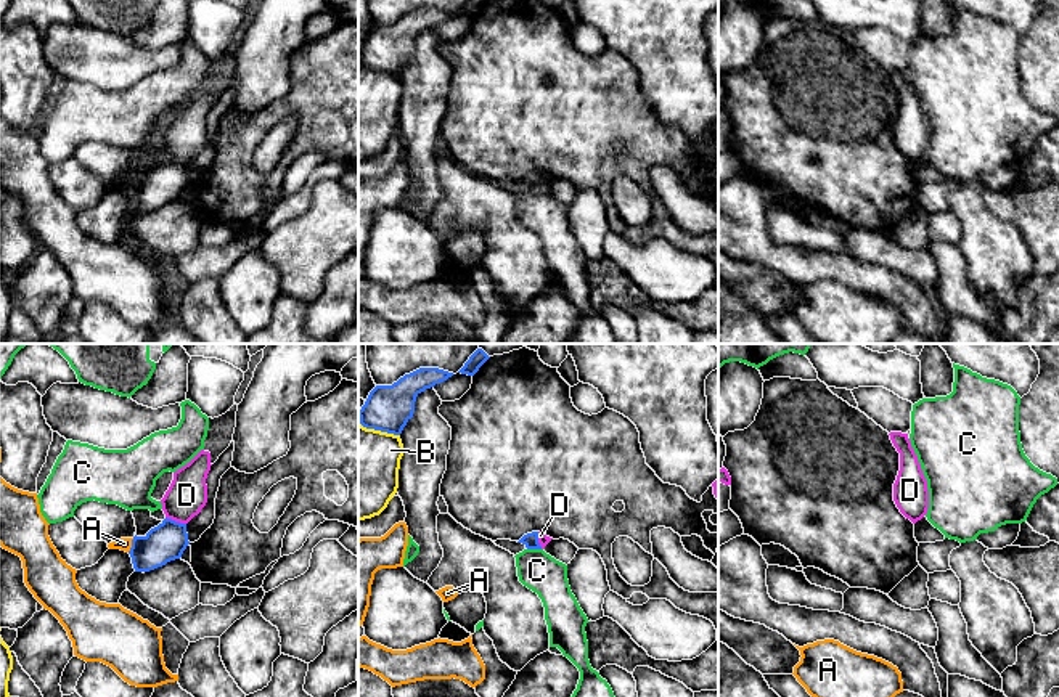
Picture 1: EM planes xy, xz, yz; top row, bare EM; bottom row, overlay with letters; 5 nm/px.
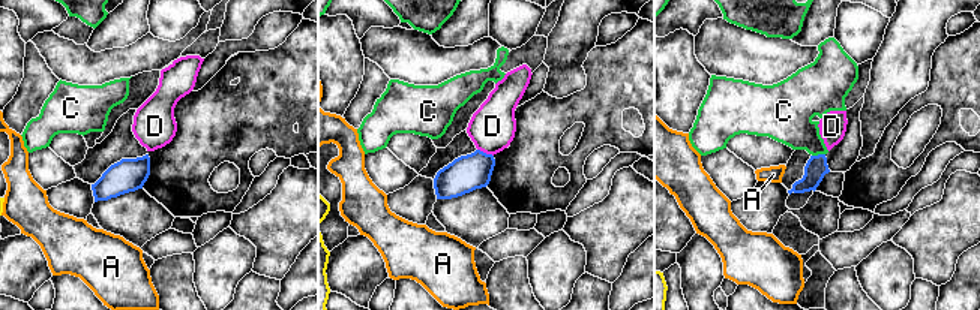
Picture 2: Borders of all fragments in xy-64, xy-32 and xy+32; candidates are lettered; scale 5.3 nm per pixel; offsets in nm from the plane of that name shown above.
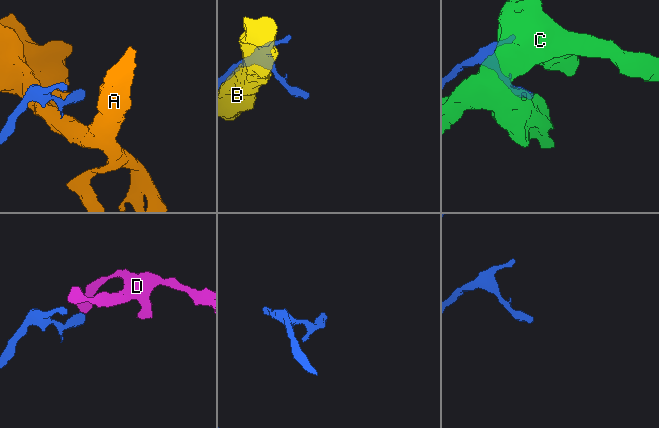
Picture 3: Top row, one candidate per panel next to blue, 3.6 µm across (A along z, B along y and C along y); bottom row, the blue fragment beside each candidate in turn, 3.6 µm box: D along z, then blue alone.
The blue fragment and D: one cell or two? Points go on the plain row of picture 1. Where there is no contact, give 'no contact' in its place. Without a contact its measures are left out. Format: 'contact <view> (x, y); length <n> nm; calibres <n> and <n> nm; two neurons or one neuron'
contact xy (174, 161); length 110 nm; calibres 190 and 200 nm; two neurons

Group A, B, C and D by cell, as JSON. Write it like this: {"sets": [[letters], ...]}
{"sets": [["A"], ["B"], ["C"], ["D"]]}

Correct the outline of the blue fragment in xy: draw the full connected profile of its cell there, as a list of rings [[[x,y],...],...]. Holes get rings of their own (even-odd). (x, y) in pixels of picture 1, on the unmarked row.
[[[164,159],[145,177],[133,177],[129,191],[135,212],[149,212],[180,199],[188,181],[186,164]]]

